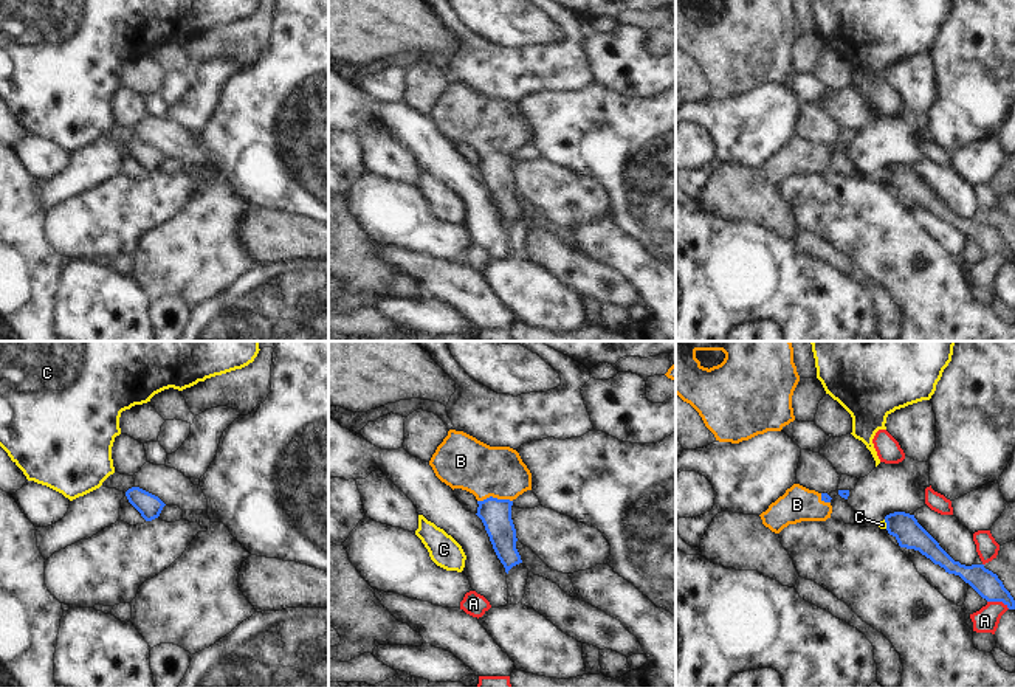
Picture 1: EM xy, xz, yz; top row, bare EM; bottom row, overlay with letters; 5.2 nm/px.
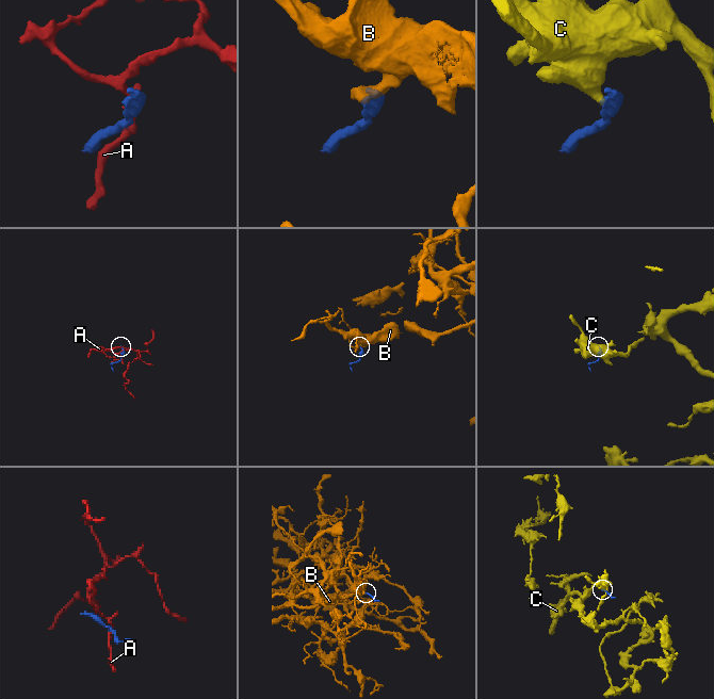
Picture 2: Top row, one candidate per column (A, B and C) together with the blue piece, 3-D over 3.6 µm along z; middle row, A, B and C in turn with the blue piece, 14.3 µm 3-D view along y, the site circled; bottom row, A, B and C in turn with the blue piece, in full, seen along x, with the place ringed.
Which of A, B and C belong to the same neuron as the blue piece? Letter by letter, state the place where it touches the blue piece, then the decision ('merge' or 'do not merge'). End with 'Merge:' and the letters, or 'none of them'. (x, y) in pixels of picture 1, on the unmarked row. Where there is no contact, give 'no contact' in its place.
A: yz (998, 253) | do not merge
B: xz (495, 151) | merge
C: yz (887, 177) | do not merge
Merge: B

